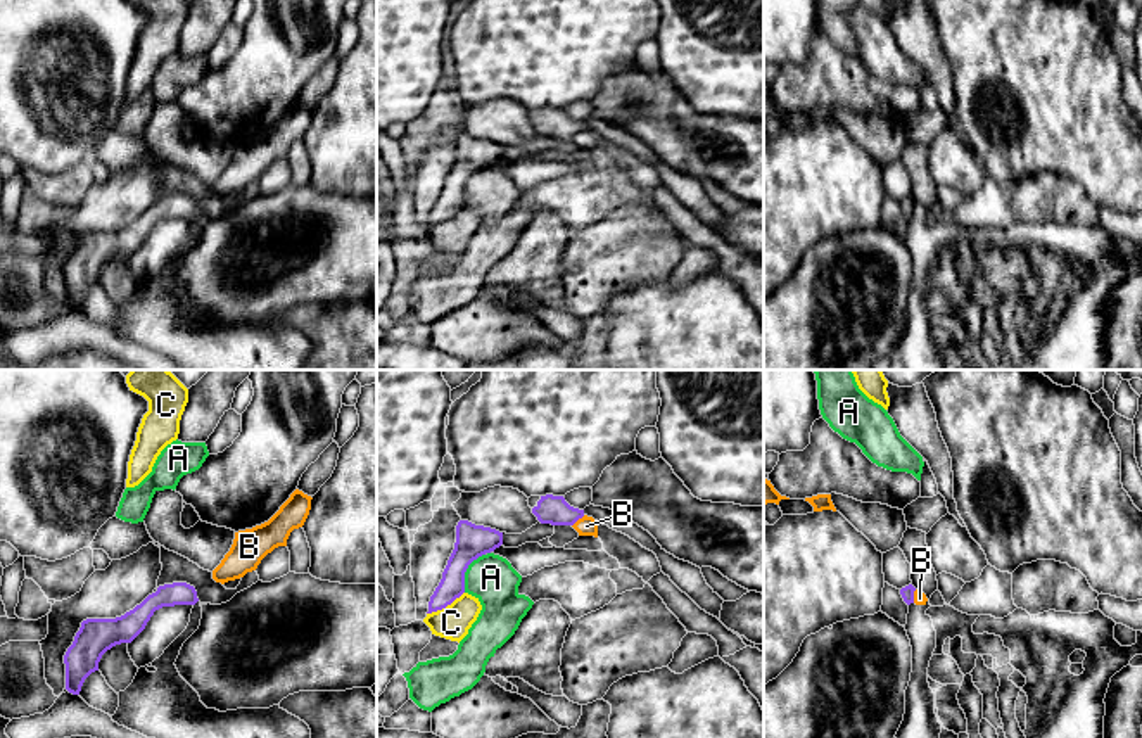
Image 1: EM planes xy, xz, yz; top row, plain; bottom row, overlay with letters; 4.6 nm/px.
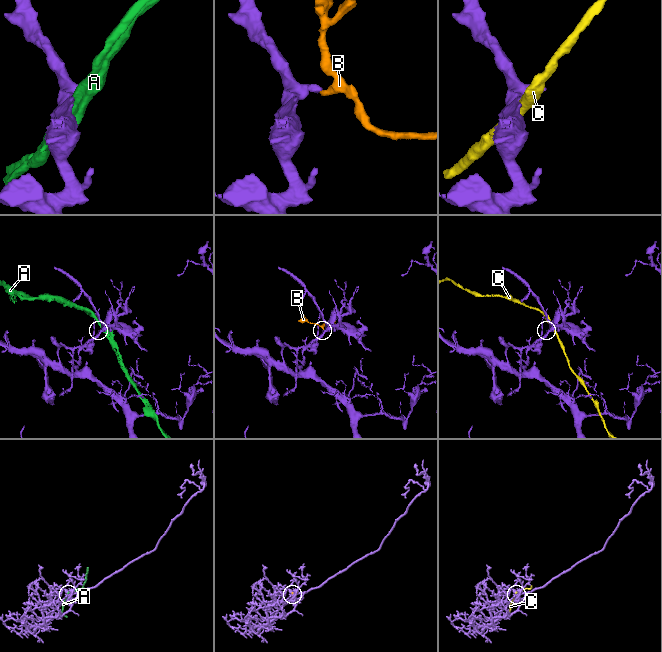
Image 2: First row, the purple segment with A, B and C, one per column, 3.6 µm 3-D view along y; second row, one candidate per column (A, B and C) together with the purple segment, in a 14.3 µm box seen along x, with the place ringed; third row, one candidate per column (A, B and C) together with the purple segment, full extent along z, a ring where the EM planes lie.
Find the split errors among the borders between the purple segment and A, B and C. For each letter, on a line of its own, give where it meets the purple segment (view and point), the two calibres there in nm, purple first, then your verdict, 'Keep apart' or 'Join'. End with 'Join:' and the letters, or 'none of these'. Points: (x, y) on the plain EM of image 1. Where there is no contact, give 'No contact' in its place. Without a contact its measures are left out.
A: Touches purple at xz (465, 184). Thickness 160 nm (purple) against 220 nm. Keep apart
B: Touches purple at xz (577, 132). Thickness 140 nm (purple) against 90 nm. Keep apart
C: Touches purple at xz (444, 220). Thickness 120 nm (purple) against 160 nm. Keep apart
Join: none of these

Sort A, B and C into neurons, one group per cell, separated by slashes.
A C / B

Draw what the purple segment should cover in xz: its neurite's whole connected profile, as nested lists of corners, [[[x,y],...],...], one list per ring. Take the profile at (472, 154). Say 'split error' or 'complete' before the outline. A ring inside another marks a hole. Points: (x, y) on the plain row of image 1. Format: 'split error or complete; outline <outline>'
complete; outline [[[460,133],[456,138],[454,162],[442,185],[442,192],[428,214],[428,225],[437,225],[451,218],[465,206],[465,185],[479,169],[494,164],[503,157],[503,145]]]

